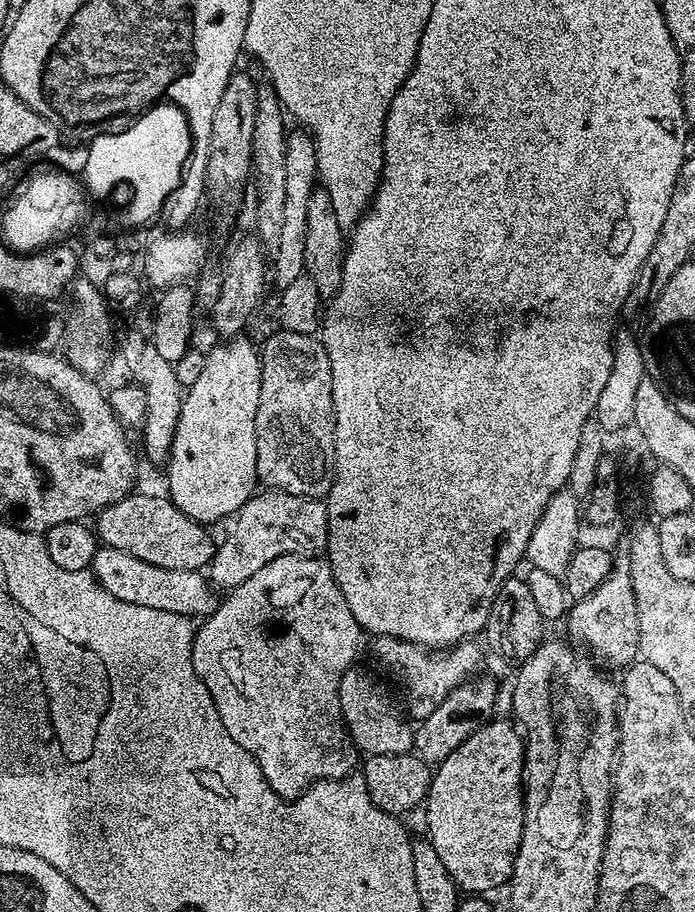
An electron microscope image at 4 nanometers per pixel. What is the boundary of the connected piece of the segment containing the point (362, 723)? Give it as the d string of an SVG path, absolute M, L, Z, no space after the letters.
M349 668L339 683L340 712L353 744L368 756L411 751L415 743L415 733L397 699L395 702L393 696L372 675L358 668Z

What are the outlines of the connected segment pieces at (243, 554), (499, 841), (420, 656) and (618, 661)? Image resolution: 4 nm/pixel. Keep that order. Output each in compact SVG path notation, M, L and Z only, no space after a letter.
M260 490L241 506L232 522L206 569L208 579L220 590L237 588L279 556L319 557L328 547L328 505L314 496Z
M496 719L485 722L450 754L450 758L435 765L426 797L427 839L431 840L434 850L438 850L438 858L442 858L457 888L468 894L488 894L491 888L509 883L524 829L524 737L511 719Z
M378 636L371 642L373 643L372 656L376 659L377 666L400 687L400 692L404 695L404 700L402 698L403 707L406 709L407 715L412 718L416 716L417 721L424 720L430 714L434 714L434 710L447 698L450 690L454 690L465 680L473 679L478 672L476 667L484 660L479 646L476 645L477 641L472 638L465 638L460 643L453 644L452 647L443 650L423 648L421 644L415 644L409 640L399 640L396 636Z
M620 554L613 559L612 572L588 596L579 597L569 607L566 617L567 639L573 645L585 644L592 652L597 652L612 668L624 670L640 656L640 635L638 634L638 602L634 598L634 586L628 569L627 555Z

